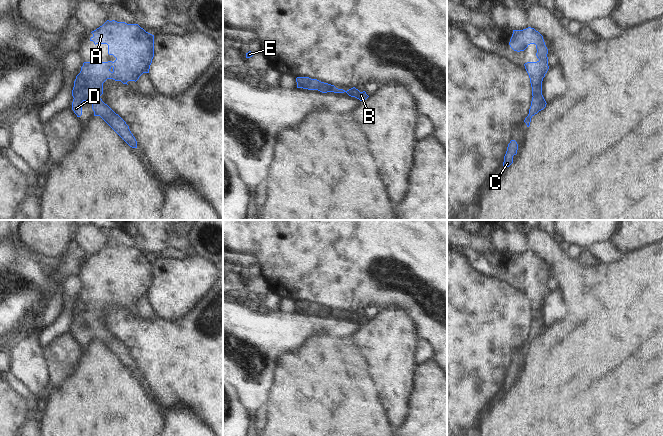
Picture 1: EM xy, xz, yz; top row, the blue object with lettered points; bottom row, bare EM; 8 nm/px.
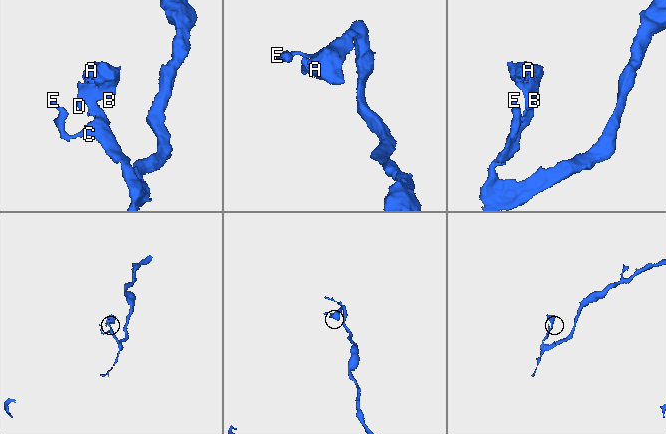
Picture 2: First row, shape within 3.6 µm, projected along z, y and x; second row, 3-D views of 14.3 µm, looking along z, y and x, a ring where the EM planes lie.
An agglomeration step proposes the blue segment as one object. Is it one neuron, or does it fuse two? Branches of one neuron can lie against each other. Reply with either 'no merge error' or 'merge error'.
no merge error

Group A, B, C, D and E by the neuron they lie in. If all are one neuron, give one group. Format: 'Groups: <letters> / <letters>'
Groups: A B C D E

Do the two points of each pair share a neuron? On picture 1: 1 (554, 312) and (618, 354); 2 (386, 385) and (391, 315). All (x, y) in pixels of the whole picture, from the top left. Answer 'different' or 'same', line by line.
1: different
2: same

